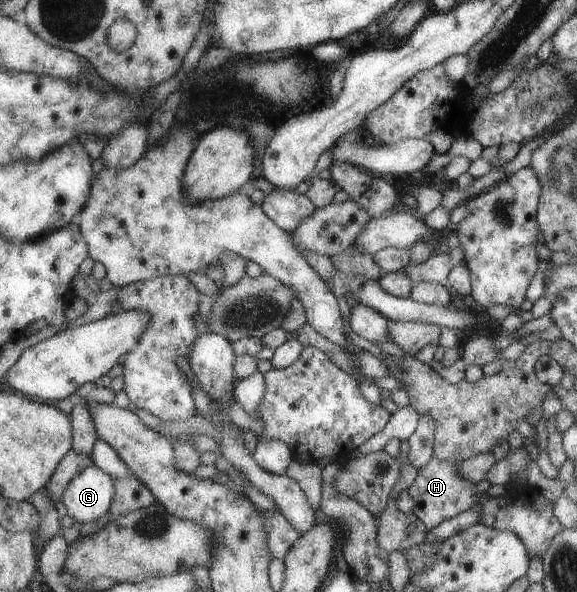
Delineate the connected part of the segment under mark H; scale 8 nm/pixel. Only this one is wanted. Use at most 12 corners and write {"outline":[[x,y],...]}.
{"outline":[[434,456],[409,487],[429,531],[476,505],[463,461]]}

